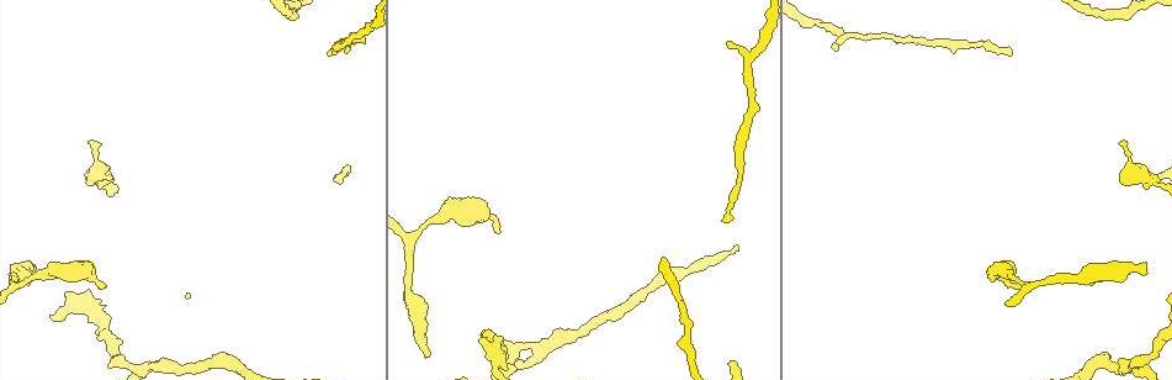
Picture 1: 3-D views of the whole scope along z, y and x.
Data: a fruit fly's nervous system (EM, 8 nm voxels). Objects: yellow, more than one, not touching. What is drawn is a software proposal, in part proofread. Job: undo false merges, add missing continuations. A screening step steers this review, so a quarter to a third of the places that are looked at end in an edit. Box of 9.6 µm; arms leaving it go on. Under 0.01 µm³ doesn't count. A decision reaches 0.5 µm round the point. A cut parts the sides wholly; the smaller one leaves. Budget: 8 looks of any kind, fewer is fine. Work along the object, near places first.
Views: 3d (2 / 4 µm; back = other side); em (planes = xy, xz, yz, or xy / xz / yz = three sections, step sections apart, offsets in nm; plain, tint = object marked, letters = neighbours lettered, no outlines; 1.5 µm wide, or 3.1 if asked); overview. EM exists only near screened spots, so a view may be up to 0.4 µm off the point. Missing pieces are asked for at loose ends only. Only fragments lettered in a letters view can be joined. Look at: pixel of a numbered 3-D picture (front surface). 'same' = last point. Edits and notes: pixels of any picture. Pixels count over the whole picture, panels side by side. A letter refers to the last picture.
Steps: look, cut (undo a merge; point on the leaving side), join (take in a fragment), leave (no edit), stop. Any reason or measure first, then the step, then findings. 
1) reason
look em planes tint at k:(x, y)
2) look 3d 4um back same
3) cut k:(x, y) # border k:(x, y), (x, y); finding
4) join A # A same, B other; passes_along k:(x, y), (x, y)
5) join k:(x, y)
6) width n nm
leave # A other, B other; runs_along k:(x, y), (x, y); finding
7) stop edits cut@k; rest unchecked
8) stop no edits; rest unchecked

an open end
look em planes letters at 1:(1146, 274)

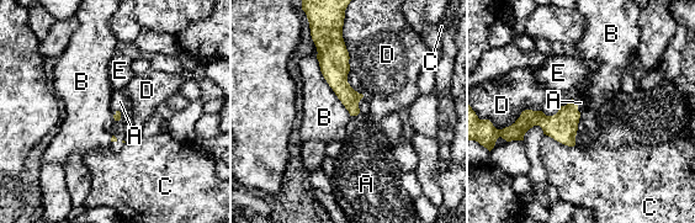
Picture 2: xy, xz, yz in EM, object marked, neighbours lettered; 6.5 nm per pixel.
join A # A same, B other, C other, D other, E other; passes_along 2:(562, 127), (577, 106), (581, 102); it goes on there

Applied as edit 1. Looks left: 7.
see it whole again
look overview

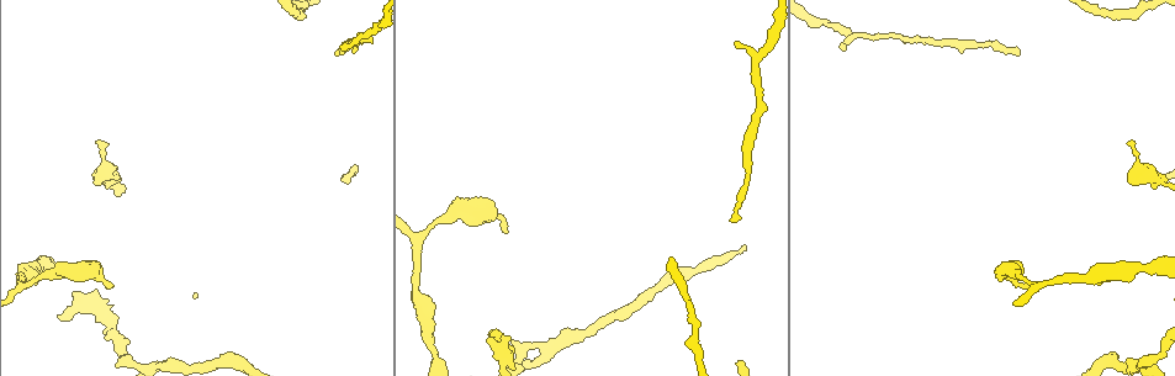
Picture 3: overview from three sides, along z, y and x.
abrupt turn
look 3d 4um at 3:(126, 356)

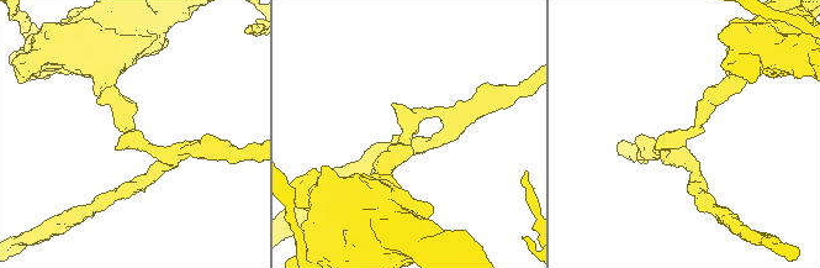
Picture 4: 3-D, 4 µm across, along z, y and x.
arm_widths 220, 260 nm; shape alone is not enough
look em planes letters at 4:(126, 136)

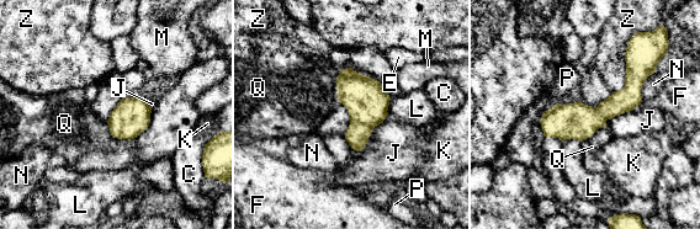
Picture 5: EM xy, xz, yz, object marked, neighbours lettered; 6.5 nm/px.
width 240 nm
leave # C other, E other, F other, J other, K other, L other, M other, N other, P other, Q other, Z other; one cell here

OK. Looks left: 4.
thin end
look em yz step 8 letters at 3:(736, 41)

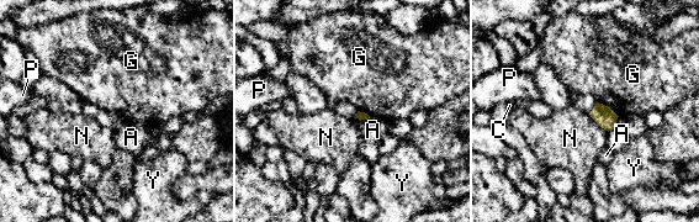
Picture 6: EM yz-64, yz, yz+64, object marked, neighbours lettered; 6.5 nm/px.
look em planes letters same

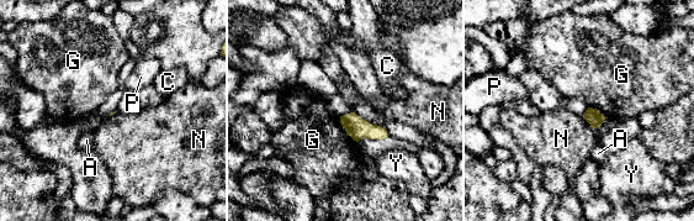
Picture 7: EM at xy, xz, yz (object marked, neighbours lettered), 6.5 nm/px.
leave # A other, C other, G other, N other, P other, Y other; border 7:(583, 116), (593, 129); no lettered fragment goes on from it

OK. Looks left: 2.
stop edits join@2; rest unchecked

